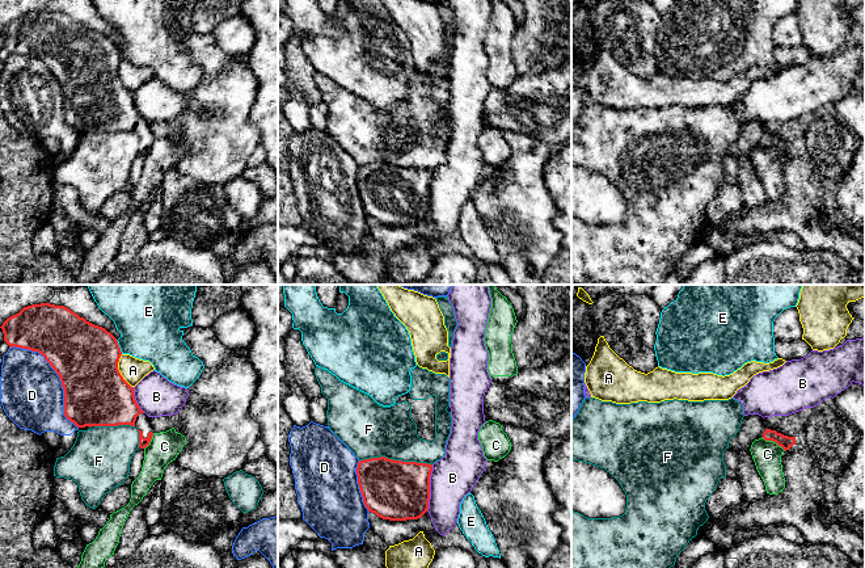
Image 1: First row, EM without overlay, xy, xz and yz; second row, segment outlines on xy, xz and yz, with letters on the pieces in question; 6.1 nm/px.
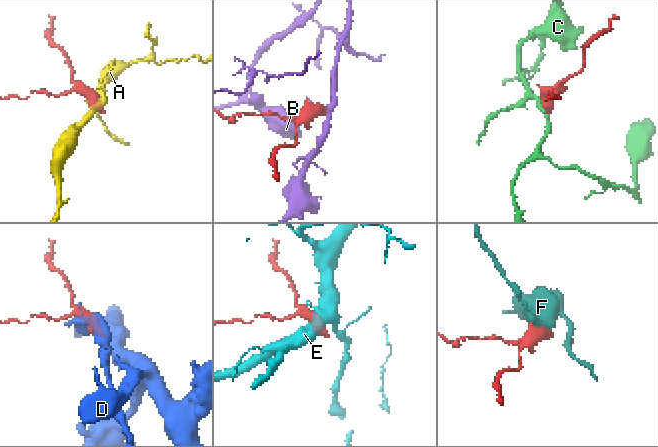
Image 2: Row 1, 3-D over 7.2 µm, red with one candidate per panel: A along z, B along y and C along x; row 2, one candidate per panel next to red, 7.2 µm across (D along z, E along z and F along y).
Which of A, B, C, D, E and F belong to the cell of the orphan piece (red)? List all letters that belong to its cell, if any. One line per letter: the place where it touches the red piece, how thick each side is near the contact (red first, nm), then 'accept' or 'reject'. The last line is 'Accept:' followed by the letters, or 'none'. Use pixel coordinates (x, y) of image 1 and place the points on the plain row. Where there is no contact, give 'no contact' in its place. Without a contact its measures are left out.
A: xy (118, 78) | 400/150 nm | reject
B: xz (429, 194) | 360/280 nm | reject
C: yz (773, 147) | 80/180 nm | reject
D: xy (58, 80) | 400/380 nm | reject
E: xy (118, 53) | 400/380 nm | reject
F: xz (396, 167) | 360/340 nm | reject
Accept: none

